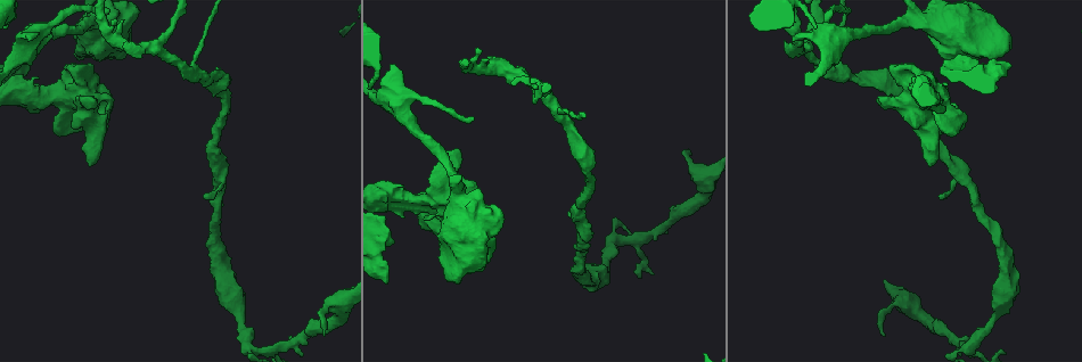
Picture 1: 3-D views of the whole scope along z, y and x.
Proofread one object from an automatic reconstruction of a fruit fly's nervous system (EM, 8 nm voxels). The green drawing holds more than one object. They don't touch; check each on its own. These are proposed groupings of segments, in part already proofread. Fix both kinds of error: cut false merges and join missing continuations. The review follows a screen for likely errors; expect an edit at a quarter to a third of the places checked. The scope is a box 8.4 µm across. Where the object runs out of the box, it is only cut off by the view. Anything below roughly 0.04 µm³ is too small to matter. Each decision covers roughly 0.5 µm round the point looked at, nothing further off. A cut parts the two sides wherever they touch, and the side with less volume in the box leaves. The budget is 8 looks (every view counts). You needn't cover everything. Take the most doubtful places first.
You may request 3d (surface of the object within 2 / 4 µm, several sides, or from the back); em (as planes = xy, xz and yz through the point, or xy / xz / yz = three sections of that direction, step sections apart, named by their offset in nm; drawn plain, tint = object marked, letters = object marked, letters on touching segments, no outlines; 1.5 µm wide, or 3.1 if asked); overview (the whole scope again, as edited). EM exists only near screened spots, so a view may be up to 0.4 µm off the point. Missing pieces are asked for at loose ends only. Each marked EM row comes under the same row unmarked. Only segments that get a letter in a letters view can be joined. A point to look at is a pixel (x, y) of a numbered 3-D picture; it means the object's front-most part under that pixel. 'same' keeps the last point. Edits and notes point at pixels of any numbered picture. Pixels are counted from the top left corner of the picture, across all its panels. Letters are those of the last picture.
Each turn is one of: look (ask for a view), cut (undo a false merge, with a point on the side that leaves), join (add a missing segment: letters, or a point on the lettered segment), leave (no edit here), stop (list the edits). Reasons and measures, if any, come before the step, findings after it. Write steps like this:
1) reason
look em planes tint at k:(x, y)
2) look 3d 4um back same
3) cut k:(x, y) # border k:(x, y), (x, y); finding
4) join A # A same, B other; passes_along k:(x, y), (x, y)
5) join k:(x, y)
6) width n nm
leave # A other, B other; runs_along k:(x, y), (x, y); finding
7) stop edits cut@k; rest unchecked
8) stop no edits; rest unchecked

branch stops here
look 3d 4um back at 1:(90, 166)

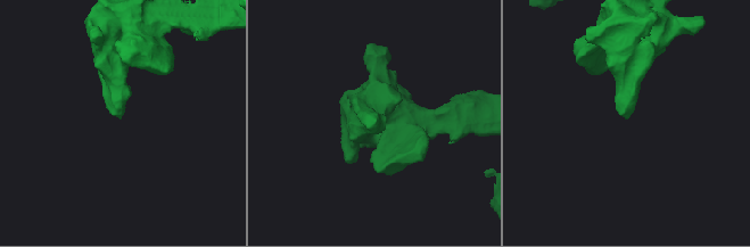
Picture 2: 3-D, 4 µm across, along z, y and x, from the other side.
look em planes letters at 2:(629, 116)

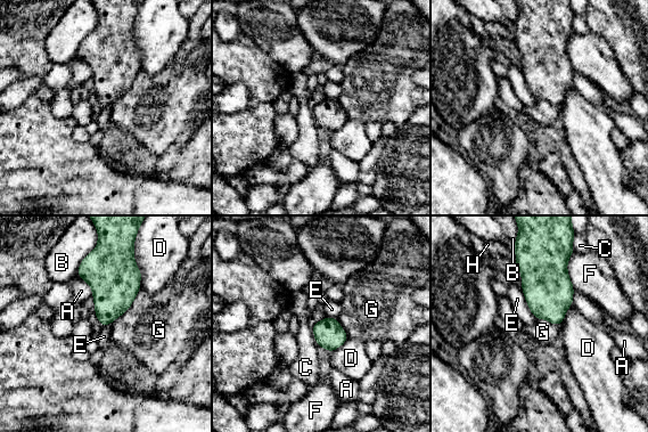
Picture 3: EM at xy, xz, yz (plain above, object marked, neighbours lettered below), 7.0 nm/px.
leave # A other, B other, C other, D other, E other, F other, G other, H other; border 3:(521, 287), (530, 311), (536, 318); none of them fits

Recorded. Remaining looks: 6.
free end
look 3d 4um at 1:(1008, 68)

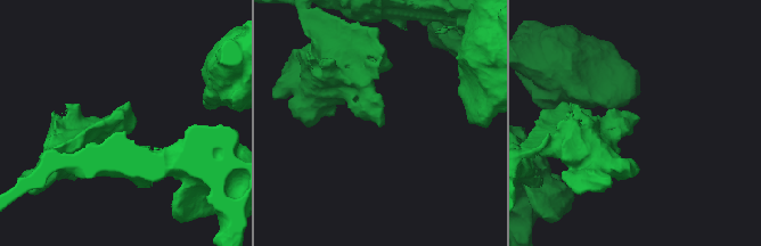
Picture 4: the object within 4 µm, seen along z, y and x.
look em xy step 4 letters at 4:(638, 118)

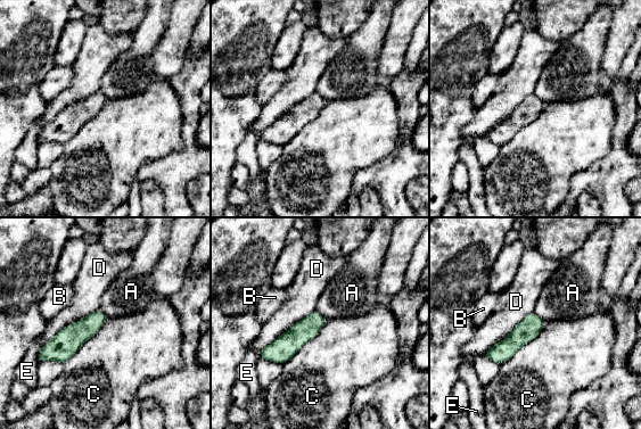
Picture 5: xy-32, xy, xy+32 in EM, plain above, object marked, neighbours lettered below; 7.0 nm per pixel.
look em xz step 4 letters same

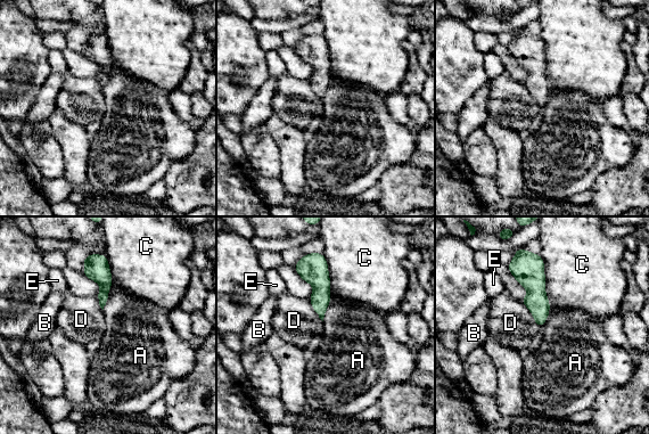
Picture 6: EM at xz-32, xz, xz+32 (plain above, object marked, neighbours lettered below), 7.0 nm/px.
longest_contact C 380 nm
leave # A other, B other, C other, D other, E other; border 6:(113, 284), (103, 310); no lettered segment goes on from it

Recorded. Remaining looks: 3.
thick end
look em planes letters at 1:(396, 66)

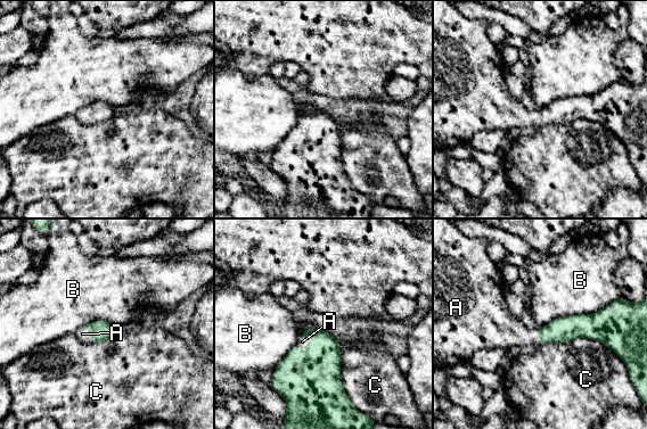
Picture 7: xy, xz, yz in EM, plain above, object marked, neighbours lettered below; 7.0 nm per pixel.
join A # A same, B other, C other; the cell continues

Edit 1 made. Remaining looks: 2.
stop edits join@7; rest unchecked

